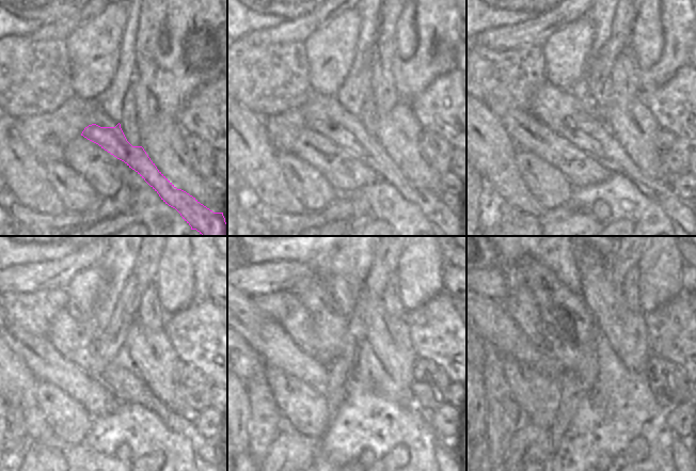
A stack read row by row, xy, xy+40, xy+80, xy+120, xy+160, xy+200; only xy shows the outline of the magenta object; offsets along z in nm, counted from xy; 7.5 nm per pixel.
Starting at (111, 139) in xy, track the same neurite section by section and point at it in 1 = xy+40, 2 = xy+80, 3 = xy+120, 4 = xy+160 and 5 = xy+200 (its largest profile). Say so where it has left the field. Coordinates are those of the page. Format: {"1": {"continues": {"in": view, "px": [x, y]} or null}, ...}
{"1": {"continues": {"in": "xy+40", "px": [357, 141]}}, "2": {"continues": {"in": "xy+80", "px": [551, 105]}}, "3": {"continues": {"in": "xy+120", "px": [75, 341]}}, "4": {"continues": {"in": "xy+160", "px": [298, 324]}}, "5": {"continues": {"in": "xy+200", "px": [520, 304]}}}

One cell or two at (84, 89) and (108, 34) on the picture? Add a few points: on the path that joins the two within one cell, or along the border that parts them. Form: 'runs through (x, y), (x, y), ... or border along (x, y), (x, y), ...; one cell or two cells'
runs through (91, 75), (94, 48); one cell

